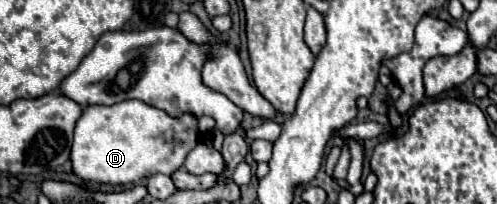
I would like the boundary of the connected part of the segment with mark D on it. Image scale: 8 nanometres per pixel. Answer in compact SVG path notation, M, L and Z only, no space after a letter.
M135 100L119 102L119 106L87 106L75 124L75 138L71 146L73 174L81 180L91 180L97 184L137 184L153 174L173 174L179 170L187 152L199 142L203 142L203 136L197 134L197 118L191 118L189 114L183 118L167 118L163 110L143 106L143 102Z

